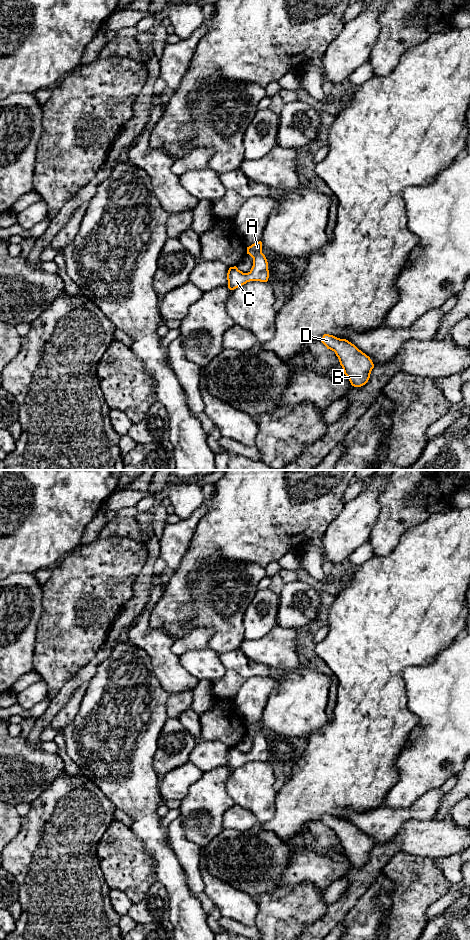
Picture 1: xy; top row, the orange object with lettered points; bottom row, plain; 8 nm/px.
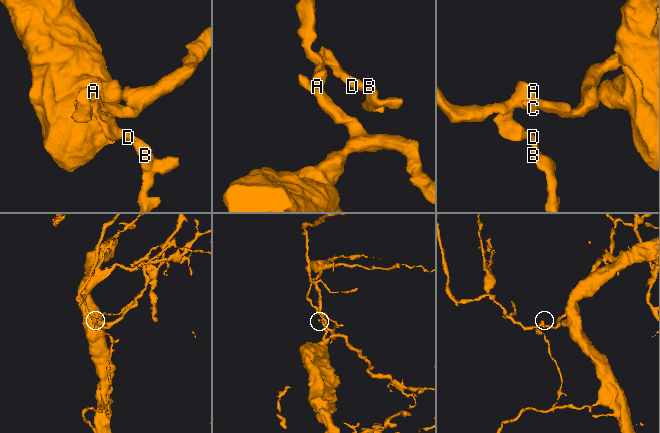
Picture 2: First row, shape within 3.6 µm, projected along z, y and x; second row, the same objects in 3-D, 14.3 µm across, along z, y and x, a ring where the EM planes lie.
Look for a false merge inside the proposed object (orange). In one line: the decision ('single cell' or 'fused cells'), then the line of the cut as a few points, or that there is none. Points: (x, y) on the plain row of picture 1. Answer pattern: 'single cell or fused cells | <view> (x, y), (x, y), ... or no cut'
single cell | no cut

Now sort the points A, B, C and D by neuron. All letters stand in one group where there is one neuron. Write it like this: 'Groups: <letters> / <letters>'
Groups: A B C D

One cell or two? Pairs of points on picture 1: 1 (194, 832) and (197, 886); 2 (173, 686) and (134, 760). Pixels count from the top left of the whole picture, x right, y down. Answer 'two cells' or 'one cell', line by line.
1: two cells
2: two cells

